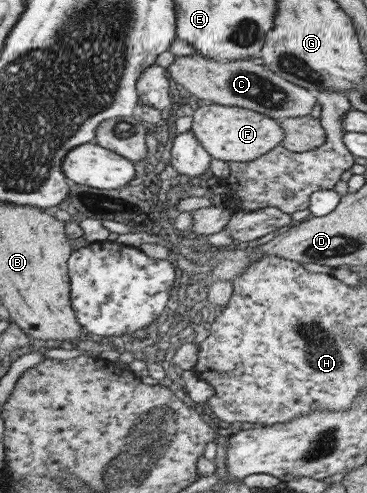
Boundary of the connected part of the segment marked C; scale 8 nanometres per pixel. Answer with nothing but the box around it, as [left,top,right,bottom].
[166,53,317,122]

